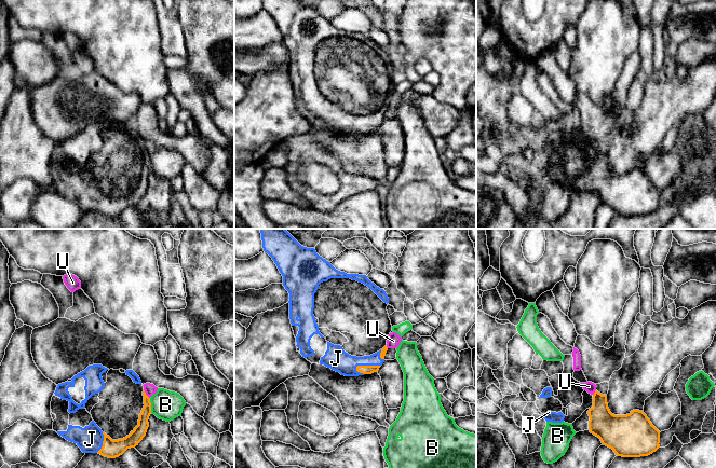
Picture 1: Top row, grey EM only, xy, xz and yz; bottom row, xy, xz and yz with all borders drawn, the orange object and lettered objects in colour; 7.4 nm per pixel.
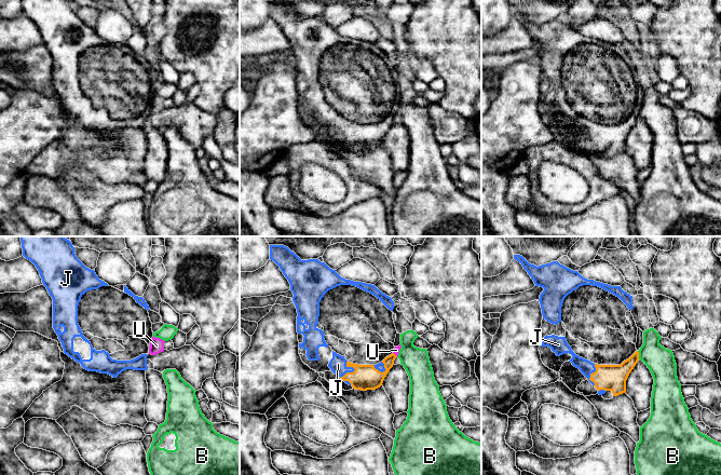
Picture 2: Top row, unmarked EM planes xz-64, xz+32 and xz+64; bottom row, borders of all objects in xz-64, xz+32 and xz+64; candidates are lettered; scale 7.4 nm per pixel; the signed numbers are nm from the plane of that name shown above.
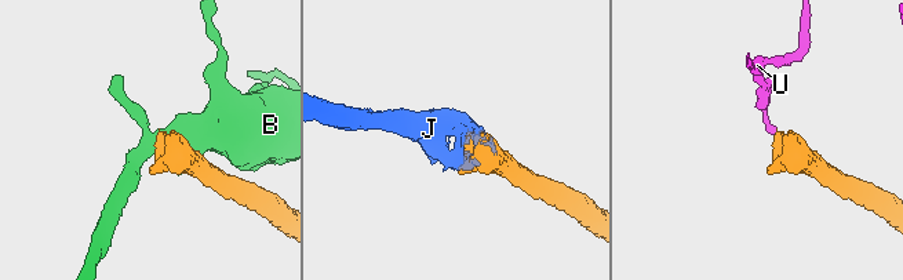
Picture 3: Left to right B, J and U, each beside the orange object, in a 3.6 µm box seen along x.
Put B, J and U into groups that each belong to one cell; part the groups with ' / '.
B / J / U

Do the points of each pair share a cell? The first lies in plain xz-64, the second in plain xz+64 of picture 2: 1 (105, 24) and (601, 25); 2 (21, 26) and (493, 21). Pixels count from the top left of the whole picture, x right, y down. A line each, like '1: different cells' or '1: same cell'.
1: same cell
2: different cells

